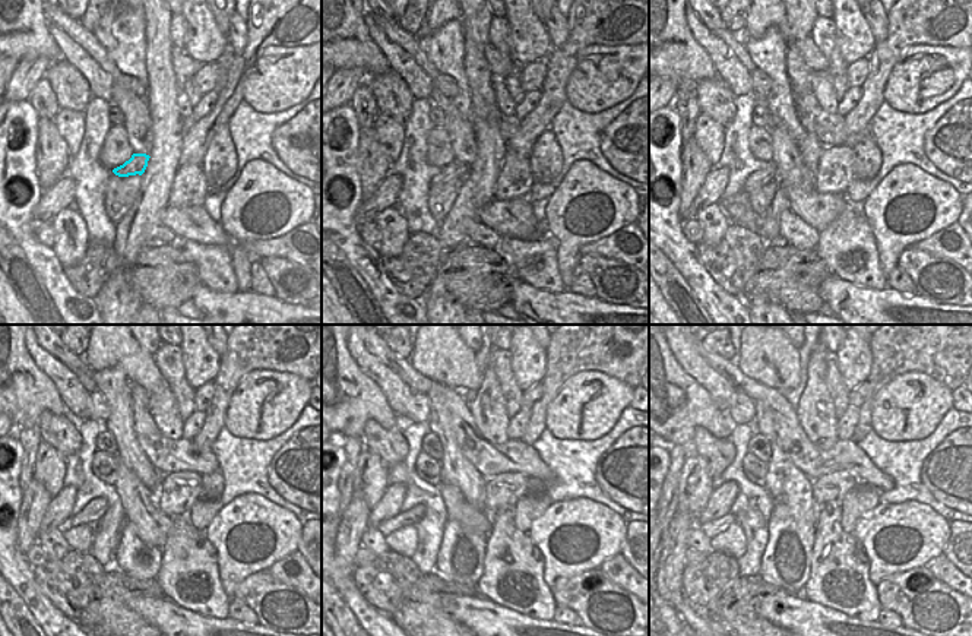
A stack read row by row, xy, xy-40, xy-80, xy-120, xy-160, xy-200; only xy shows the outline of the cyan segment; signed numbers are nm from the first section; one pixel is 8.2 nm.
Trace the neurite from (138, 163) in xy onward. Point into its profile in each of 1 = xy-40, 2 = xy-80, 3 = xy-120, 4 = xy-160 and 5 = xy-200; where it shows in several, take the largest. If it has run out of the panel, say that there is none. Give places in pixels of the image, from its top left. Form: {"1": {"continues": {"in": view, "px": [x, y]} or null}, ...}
{"1": {"continues": {"in": "xy-40", "px": [456, 170]}}, "2": {"continues": {"in": "xy-80", "px": [754, 180]}}, "3": {"continues": {"in": "xy-120", "px": [94, 510]}}, "4": {"continues": {"in": "xy-160", "px": [412, 516]}}, "5": {"continues": {"in": "xy-200", "px": [711, 528]}}}

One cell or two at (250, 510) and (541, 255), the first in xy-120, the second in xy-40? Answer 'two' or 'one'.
two

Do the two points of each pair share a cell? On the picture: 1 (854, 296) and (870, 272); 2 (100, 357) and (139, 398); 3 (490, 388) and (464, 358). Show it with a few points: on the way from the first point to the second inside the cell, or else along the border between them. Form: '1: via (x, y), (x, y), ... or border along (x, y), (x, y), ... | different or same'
1: border along (830, 274), (858, 285), (877, 290), (886, 288) | different
2: border along (132, 383), (138, 383), (149, 395) | different
3: border along (483, 370), (483, 382), (475, 392) | different

